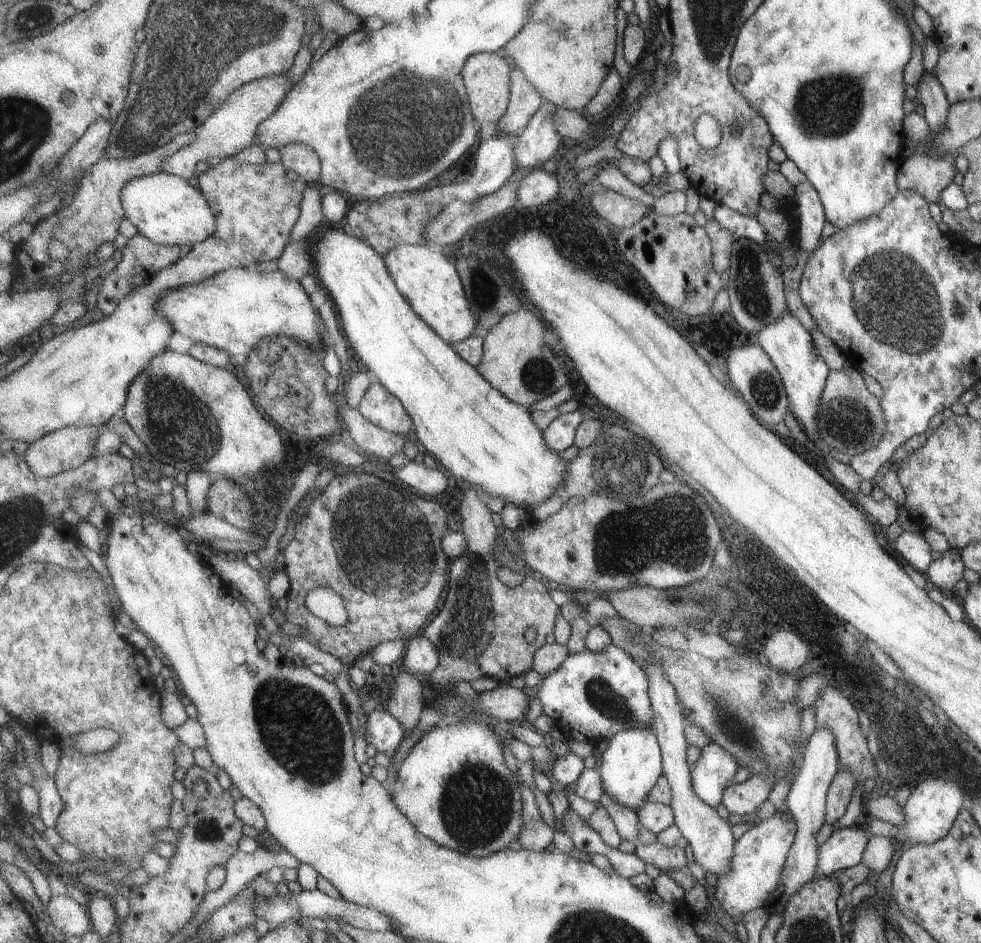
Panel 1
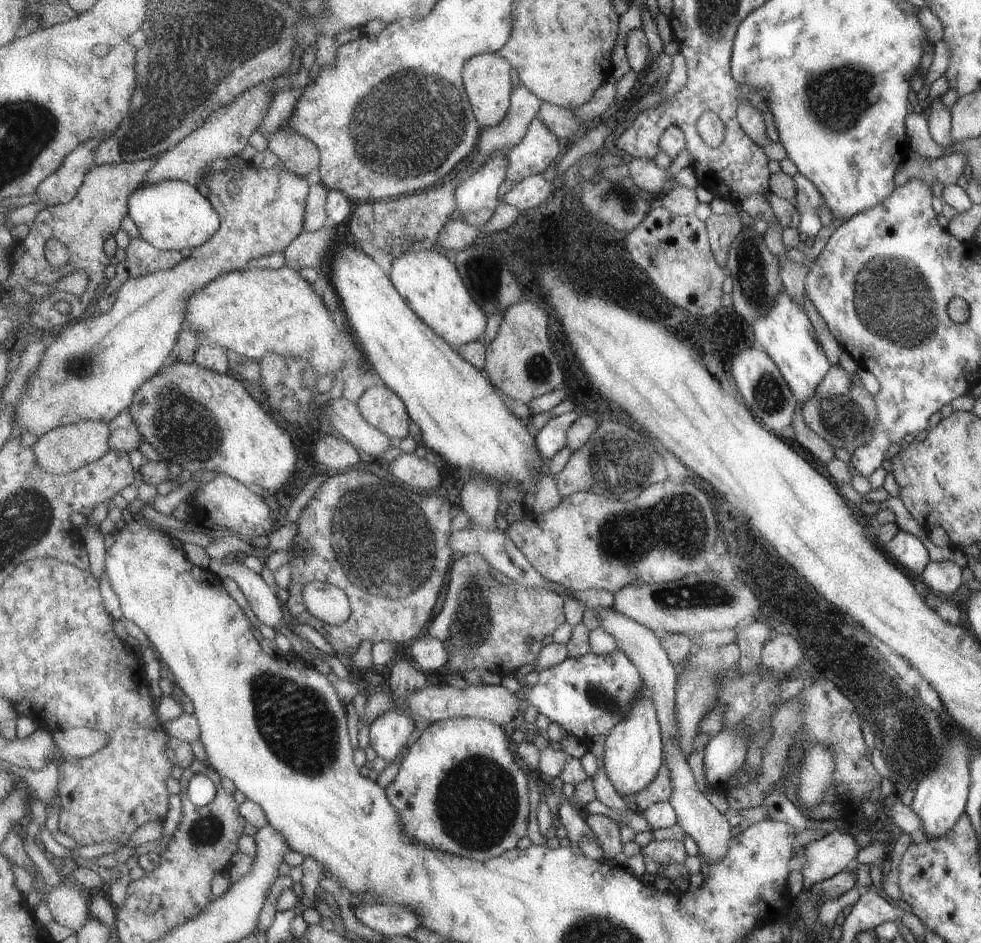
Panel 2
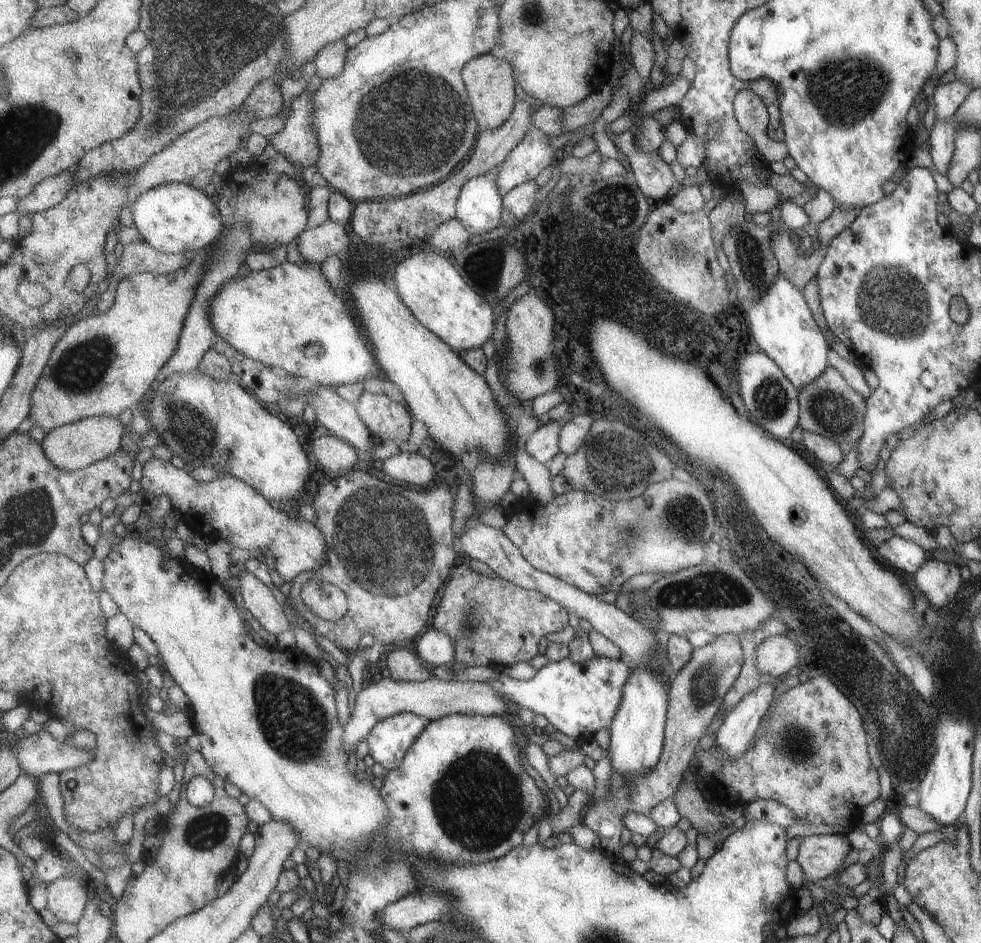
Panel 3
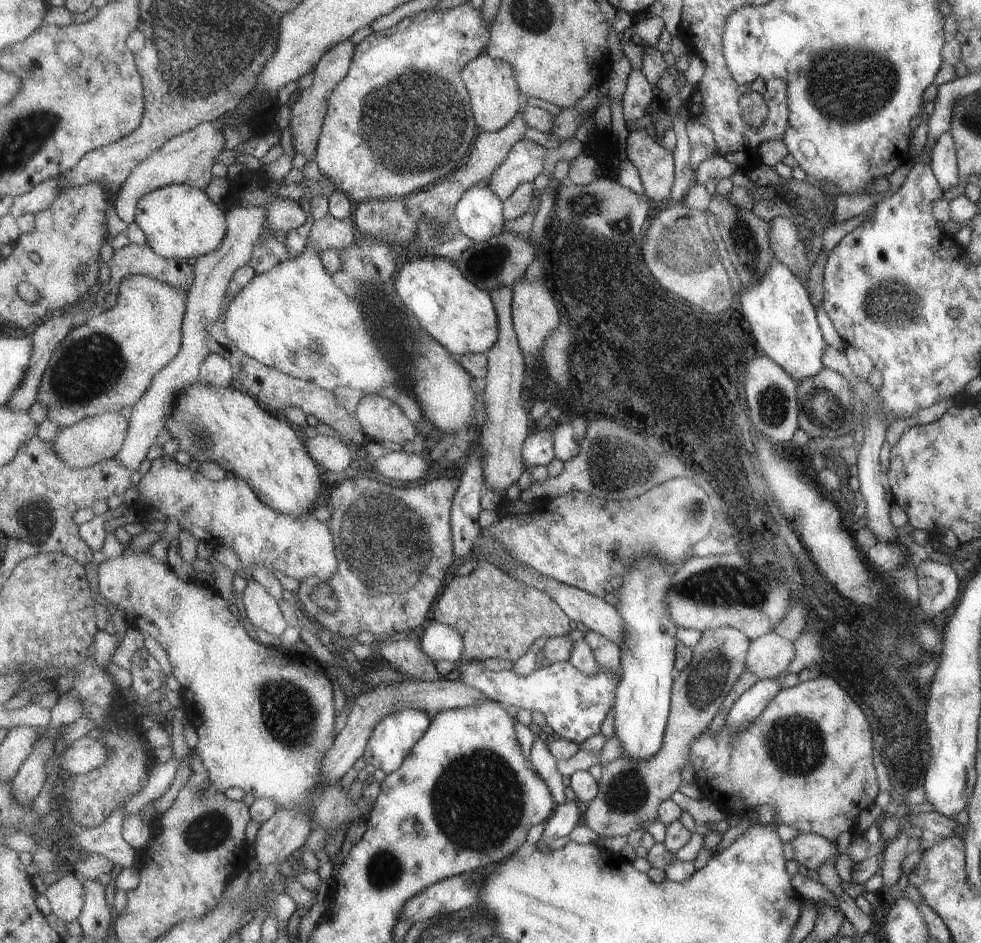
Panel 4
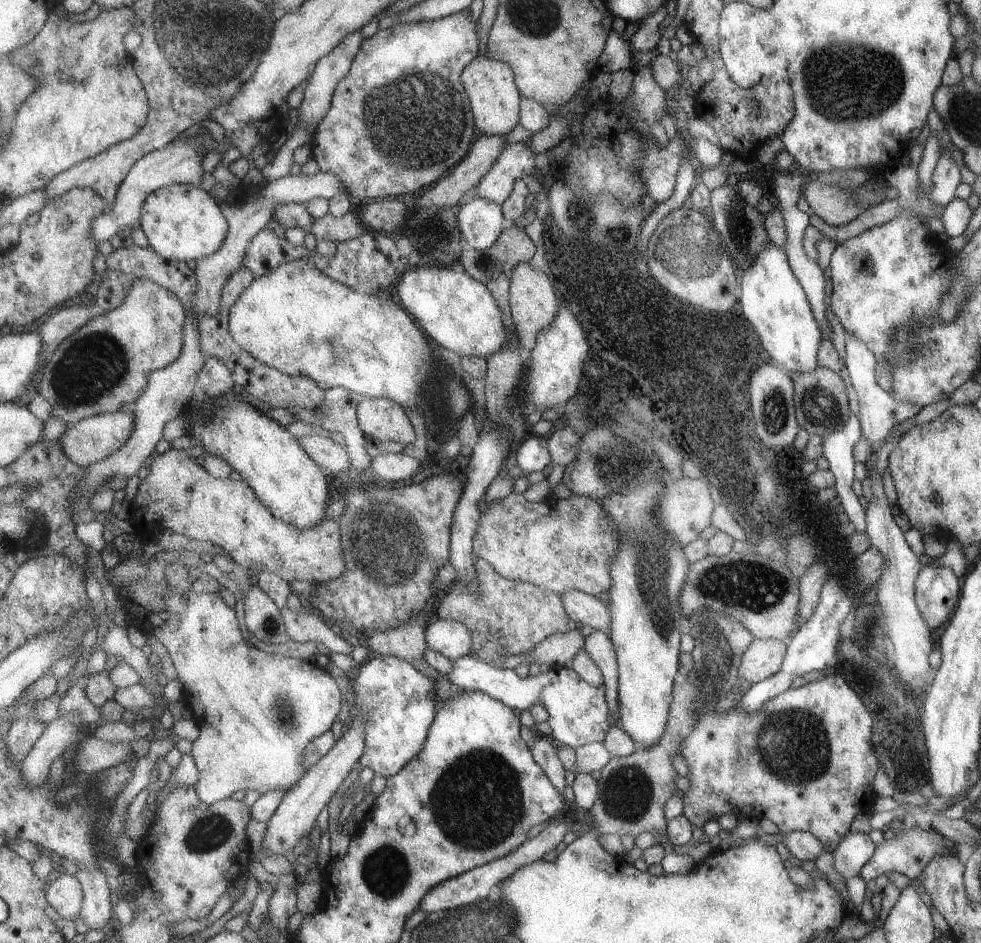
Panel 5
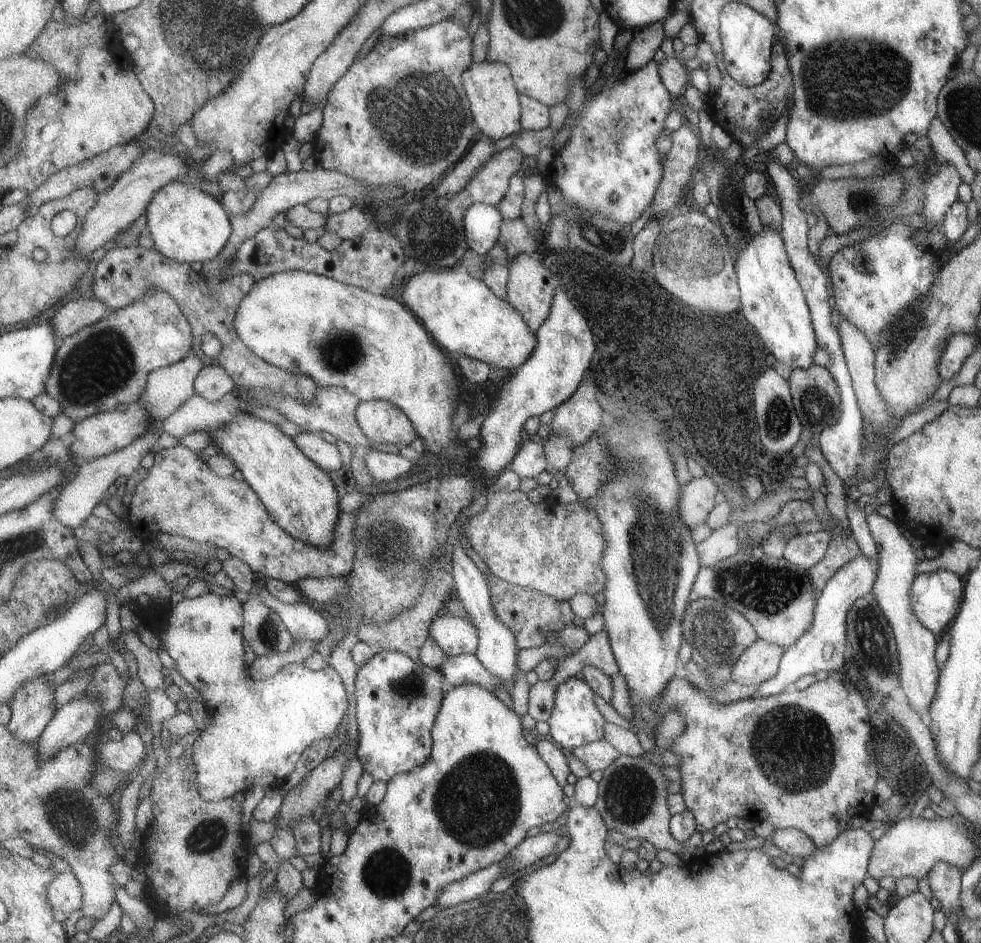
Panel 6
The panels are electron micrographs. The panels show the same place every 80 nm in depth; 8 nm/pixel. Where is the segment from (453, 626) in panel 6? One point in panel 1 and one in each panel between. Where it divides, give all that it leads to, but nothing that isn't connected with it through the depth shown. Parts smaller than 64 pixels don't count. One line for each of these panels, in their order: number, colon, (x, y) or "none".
1: (422, 656)
2: (429, 654)
3: (435, 647)
4: (441, 642)
5: (453, 639)

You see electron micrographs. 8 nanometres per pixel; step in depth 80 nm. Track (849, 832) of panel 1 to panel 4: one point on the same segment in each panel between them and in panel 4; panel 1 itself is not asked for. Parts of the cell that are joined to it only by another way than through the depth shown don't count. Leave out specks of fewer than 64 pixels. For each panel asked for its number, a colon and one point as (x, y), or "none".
2: (835, 851)
3: (819, 856)
4: (810, 849)

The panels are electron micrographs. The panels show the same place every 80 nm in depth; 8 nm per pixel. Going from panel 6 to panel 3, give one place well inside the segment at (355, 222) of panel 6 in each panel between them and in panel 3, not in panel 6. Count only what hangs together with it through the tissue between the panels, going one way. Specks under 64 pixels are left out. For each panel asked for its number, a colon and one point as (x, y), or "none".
3: (317, 245)
4: (328, 233)
5: (330, 228)

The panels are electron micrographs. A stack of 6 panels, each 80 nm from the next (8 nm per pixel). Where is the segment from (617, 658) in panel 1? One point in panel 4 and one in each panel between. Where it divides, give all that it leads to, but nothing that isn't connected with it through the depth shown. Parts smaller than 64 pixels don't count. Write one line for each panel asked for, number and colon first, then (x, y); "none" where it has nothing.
2: (588, 695)
3: (577, 700)
4: (574, 704)

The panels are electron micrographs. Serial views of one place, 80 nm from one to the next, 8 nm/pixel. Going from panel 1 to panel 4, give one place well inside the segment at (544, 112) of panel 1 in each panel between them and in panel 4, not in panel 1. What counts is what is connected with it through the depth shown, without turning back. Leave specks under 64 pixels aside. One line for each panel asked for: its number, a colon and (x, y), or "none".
2: (537, 148)
3: (532, 153)
4: (524, 161)

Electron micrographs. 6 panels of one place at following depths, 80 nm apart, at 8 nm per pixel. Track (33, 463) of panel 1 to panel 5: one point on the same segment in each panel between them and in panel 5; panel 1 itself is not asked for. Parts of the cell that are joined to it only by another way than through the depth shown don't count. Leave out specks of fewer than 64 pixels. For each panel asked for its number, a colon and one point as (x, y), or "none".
2: (67, 448)
3: (73, 446)
4: (95, 439)
5: (91, 440)

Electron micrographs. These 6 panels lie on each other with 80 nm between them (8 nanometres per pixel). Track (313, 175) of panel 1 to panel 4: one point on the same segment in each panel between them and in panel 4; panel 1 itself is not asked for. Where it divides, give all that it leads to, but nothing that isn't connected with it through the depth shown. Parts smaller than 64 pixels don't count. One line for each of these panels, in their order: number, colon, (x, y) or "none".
2: (301, 155)
3: (298, 140)
4: (309, 113)

